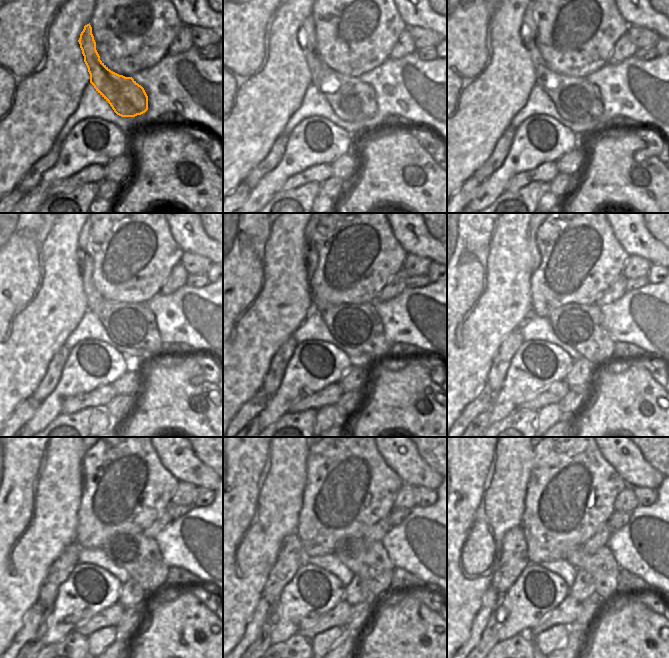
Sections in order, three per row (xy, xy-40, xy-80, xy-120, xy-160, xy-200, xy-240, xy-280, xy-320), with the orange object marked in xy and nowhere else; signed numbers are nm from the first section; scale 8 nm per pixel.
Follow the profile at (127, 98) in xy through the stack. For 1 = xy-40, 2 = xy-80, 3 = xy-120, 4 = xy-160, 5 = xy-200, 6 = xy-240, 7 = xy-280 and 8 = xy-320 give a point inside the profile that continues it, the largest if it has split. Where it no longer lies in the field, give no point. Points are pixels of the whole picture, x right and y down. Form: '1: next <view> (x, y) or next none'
1: next xy-40 (351, 100)
2: next xy-80 (576, 100)
3: next xy-120 (132, 325)
4: next xy-160 (358, 327)
5: next xy-200 (582, 327)
6: next xy-240 (140, 556)
7: next xy-280 (369, 561)
8: next xy-320 (602, 566)

